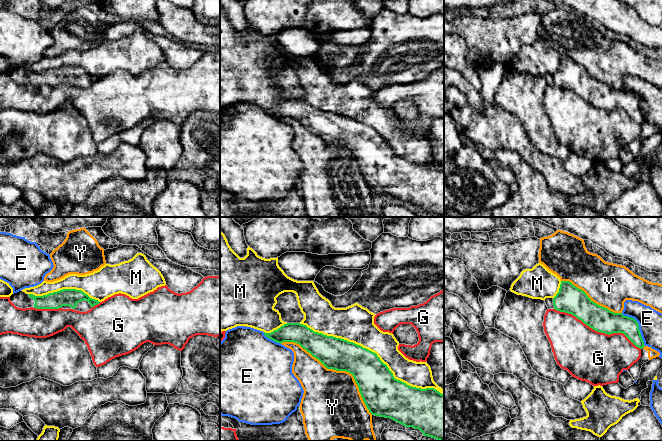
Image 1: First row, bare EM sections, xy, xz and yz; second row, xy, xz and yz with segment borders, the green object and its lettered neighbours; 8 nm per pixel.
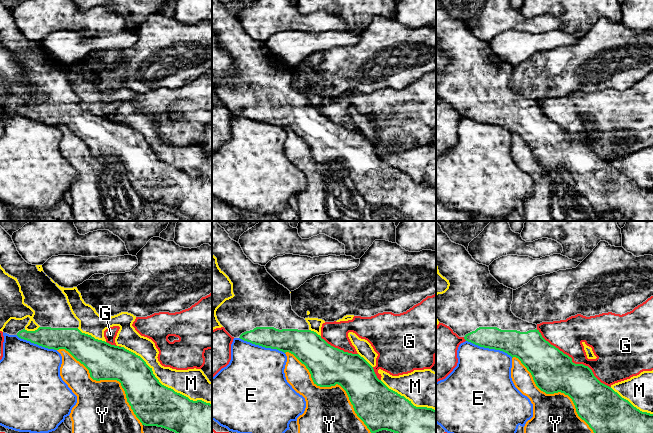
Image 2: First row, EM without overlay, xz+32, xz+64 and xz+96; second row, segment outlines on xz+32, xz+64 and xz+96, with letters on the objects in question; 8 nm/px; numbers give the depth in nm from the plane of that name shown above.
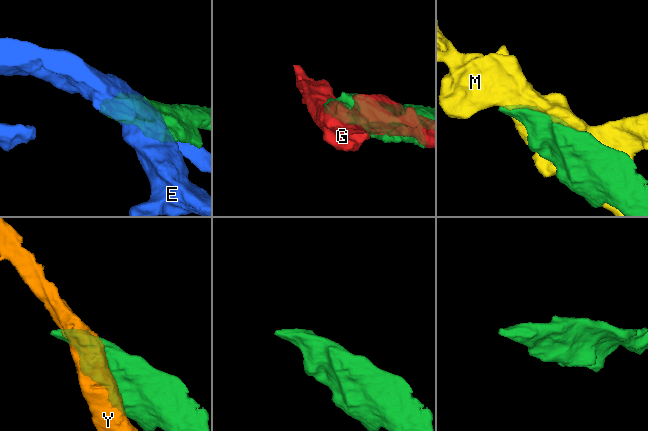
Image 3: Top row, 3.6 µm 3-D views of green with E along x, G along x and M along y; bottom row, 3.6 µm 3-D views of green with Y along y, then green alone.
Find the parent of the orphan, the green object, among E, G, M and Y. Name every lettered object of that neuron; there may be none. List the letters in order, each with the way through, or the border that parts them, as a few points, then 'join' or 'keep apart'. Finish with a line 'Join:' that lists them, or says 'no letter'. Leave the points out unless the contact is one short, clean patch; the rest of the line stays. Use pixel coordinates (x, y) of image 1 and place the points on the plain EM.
E: keep apart
G: keep apart
M: keep apart
Y: keep apart
Join: no letter

